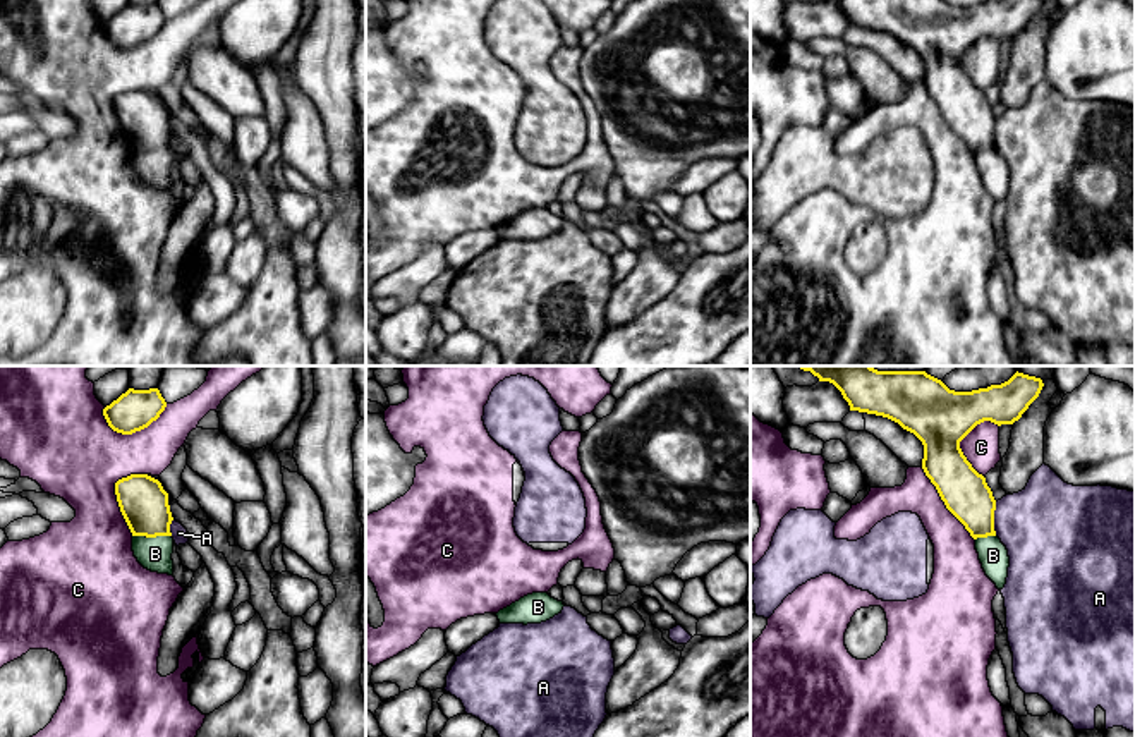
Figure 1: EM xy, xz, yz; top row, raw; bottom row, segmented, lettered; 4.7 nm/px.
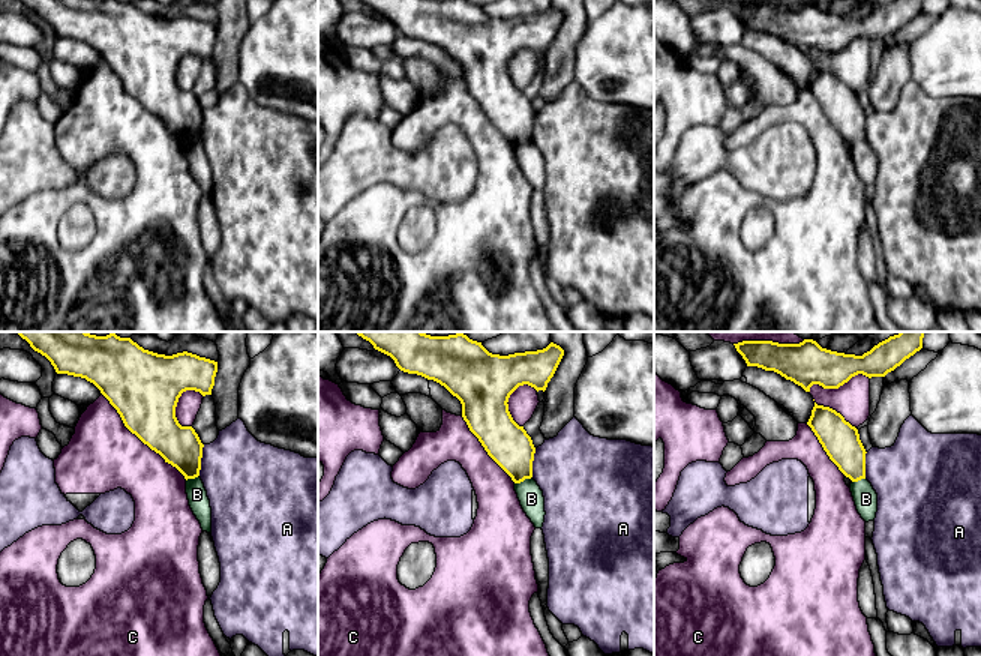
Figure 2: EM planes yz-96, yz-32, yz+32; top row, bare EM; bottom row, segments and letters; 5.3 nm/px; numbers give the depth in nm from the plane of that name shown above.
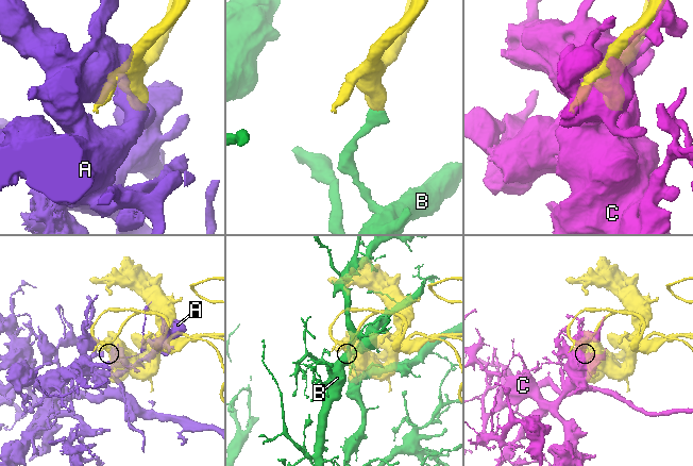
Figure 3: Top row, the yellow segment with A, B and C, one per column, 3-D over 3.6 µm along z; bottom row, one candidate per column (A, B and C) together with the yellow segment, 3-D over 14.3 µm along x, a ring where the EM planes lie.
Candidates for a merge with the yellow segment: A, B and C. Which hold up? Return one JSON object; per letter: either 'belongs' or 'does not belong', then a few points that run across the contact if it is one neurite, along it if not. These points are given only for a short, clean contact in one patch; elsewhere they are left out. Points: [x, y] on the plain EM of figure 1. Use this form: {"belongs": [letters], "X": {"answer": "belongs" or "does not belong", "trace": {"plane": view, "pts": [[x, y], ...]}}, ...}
{"belongs": [], "A": {"answer": "does not belong"}, "B": {"answer": "does not belong", "trace": {"plane": "xy", "pts": [[133, 150], [170, 152]]}}, "C": {"answer": "does not belong"}}

